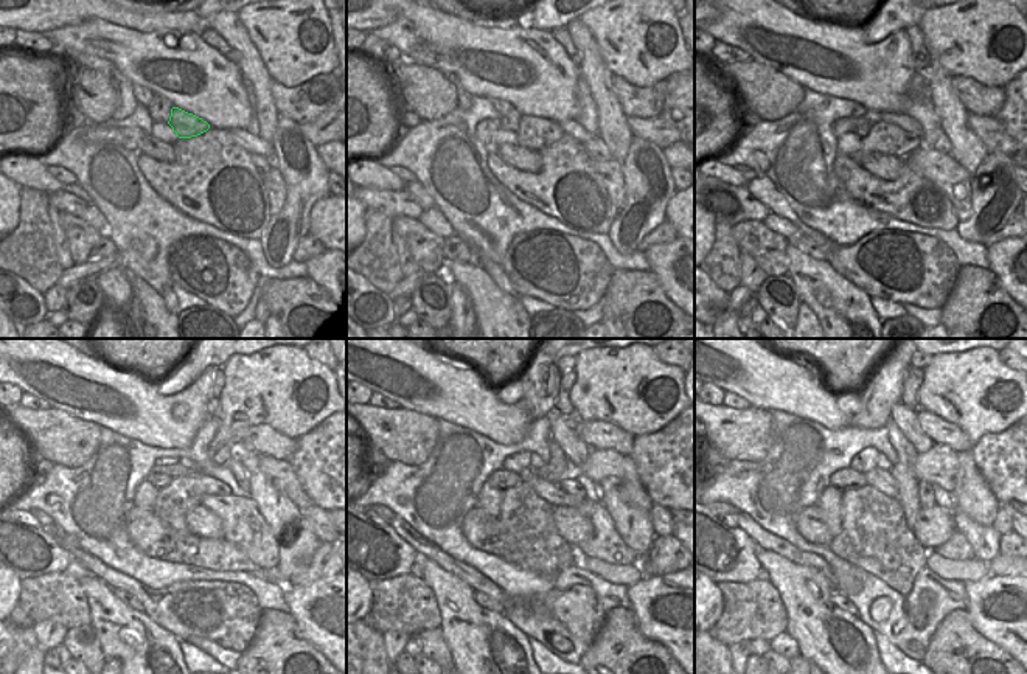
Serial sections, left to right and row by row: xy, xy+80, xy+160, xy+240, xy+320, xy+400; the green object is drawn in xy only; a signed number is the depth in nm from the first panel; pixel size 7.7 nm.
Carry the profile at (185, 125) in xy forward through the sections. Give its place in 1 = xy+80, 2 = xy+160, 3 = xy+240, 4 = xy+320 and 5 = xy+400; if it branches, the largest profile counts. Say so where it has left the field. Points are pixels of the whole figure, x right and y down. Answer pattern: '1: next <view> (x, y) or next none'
1: next xy+80 (533, 132)
2: next xy+160 (887, 138)
3: next xy+240 (173, 502)
4: next xy+320 (530, 533)
5: next xy+400 (875, 538)

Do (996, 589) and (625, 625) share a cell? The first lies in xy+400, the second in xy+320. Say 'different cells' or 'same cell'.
different cells

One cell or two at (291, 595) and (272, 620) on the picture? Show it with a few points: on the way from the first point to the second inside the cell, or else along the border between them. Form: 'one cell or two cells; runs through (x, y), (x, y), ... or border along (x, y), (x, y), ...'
two cells; border along (289, 612), (294, 620), (294, 632), (309, 643)

